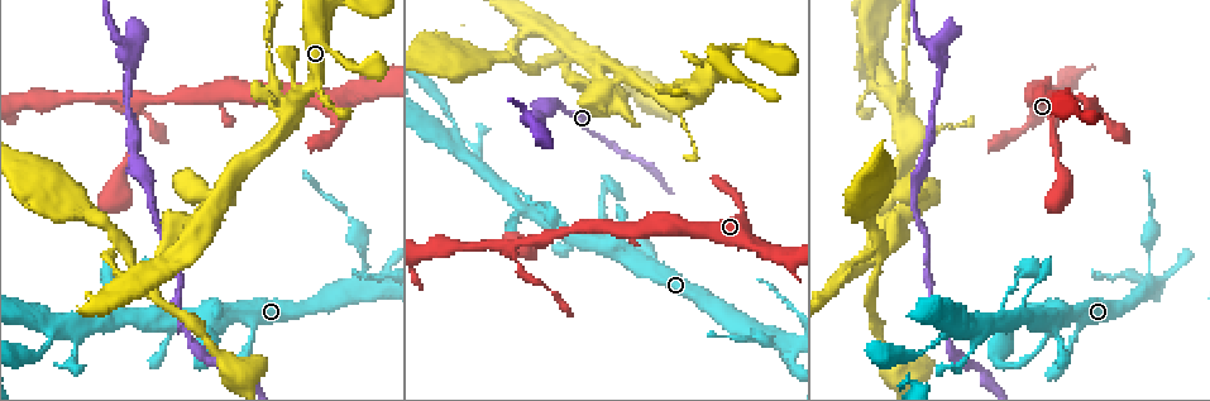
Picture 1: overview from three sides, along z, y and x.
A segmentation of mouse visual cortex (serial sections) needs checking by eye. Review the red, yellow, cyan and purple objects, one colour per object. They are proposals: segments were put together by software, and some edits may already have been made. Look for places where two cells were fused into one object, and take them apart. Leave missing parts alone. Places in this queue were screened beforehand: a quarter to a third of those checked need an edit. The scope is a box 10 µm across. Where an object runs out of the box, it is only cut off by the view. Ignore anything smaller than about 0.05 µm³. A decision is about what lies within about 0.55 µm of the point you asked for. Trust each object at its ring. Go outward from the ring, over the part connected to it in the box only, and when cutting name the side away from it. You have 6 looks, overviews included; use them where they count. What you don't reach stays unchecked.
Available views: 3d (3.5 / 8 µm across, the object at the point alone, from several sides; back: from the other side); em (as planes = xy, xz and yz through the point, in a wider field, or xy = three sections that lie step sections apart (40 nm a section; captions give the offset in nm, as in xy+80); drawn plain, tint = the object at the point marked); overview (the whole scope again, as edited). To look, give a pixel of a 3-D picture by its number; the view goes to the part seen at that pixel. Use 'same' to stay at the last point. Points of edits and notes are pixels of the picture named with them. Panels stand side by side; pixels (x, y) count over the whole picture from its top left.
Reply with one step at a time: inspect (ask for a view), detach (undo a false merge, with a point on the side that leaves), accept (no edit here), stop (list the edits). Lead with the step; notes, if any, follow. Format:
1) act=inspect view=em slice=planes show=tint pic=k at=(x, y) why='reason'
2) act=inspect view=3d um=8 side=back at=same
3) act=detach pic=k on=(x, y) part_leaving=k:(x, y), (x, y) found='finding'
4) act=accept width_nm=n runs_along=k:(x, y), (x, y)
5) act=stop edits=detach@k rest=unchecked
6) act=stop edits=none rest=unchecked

act=inspect view=3d um=3.5 pic=1 at=(352, 283) why='a fork'

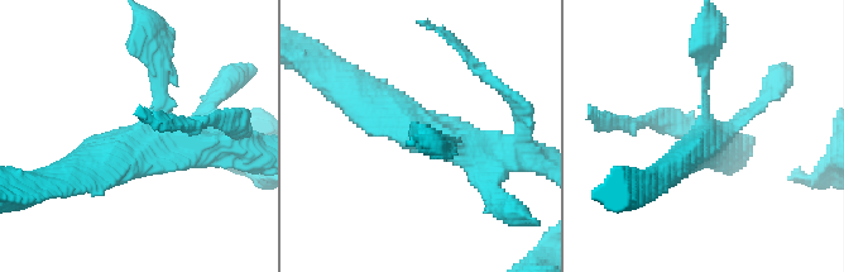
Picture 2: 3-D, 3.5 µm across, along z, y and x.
act=inspect view=em slice=xy step=2 show=tint pic=2 at=(144, 133)

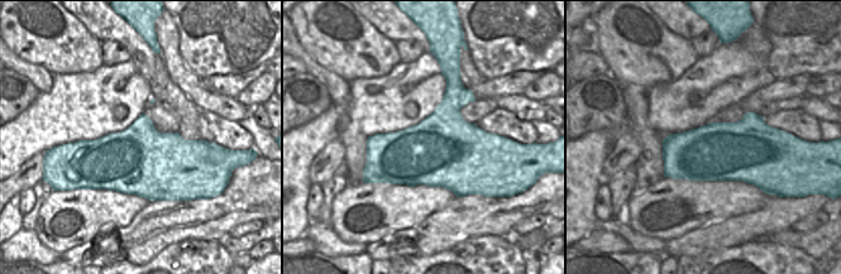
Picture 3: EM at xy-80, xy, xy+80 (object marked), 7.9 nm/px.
act=accept runs_along=2:(355, 103), (421, 138), (511, 144) found='all the same cell'

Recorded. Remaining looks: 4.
act=inspect view=3d um=3.5 pic=1 at=(278, 91) why='three arms meet'

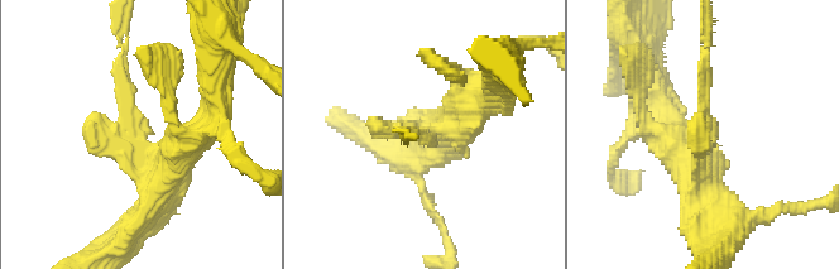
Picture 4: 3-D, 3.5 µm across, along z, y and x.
act=inspect view=em slice=planes show=tint pic=4 at=(143, 139)

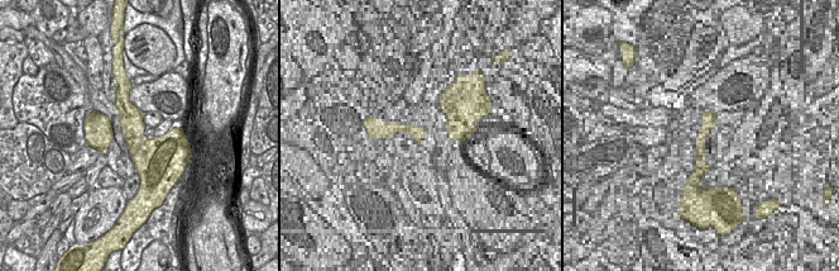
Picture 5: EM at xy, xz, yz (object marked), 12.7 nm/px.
act=detach pic=4 on=(118, 77) arms=3 arm_widths_nm=150,450,450 part_leaving=4:(140, 138), (121, 78), (121, 29) found='two cells meet here'

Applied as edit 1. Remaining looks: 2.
act=stop edits=detach@4 rest=unchecked

